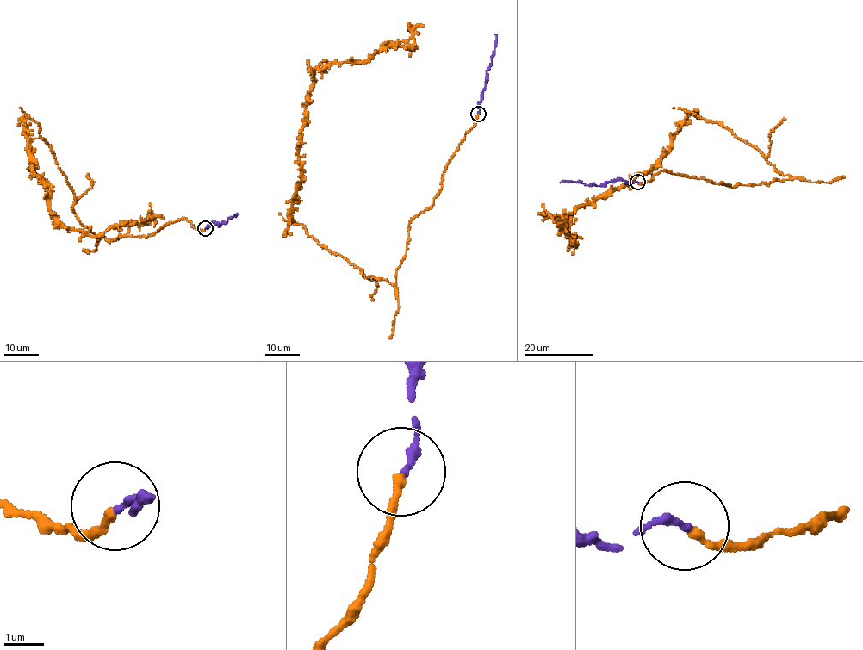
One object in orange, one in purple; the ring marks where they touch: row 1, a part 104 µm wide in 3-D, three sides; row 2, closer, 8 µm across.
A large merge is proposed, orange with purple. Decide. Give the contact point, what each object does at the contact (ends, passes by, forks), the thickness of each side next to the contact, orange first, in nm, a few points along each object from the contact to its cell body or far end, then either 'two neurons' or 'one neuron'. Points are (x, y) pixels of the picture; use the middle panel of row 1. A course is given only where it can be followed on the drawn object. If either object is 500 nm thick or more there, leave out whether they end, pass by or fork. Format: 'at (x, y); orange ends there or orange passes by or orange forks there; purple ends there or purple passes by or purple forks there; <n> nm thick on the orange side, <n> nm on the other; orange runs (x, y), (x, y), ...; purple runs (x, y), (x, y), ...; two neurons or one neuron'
at (478, 114); orange ends there; purple ends there; 190 nm thick on the orange side, 180 nm on the other; orange runs (478, 114), (433, 204), (409, 222), (395, 285), (366, 278), (288, 222), (313, 71), (411, 47), (424, 26); purple runs (478, 114), (487, 71), (493, 51), (495, 34); one neuron

